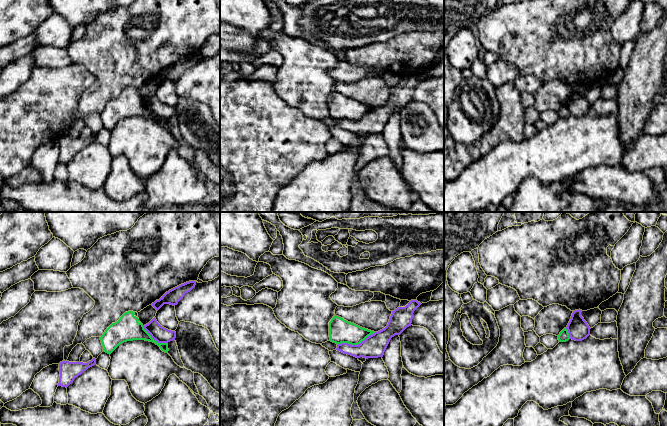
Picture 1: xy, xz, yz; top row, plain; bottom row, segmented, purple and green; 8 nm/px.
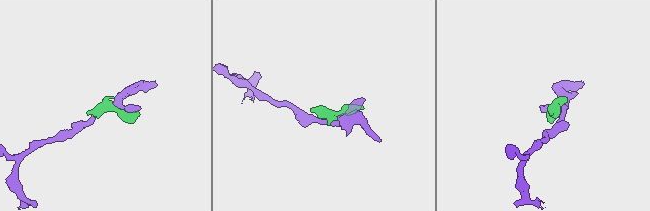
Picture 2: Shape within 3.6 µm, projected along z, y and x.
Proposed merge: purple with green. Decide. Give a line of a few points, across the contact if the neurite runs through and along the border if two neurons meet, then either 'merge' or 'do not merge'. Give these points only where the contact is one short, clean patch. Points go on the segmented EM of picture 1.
do not merge

